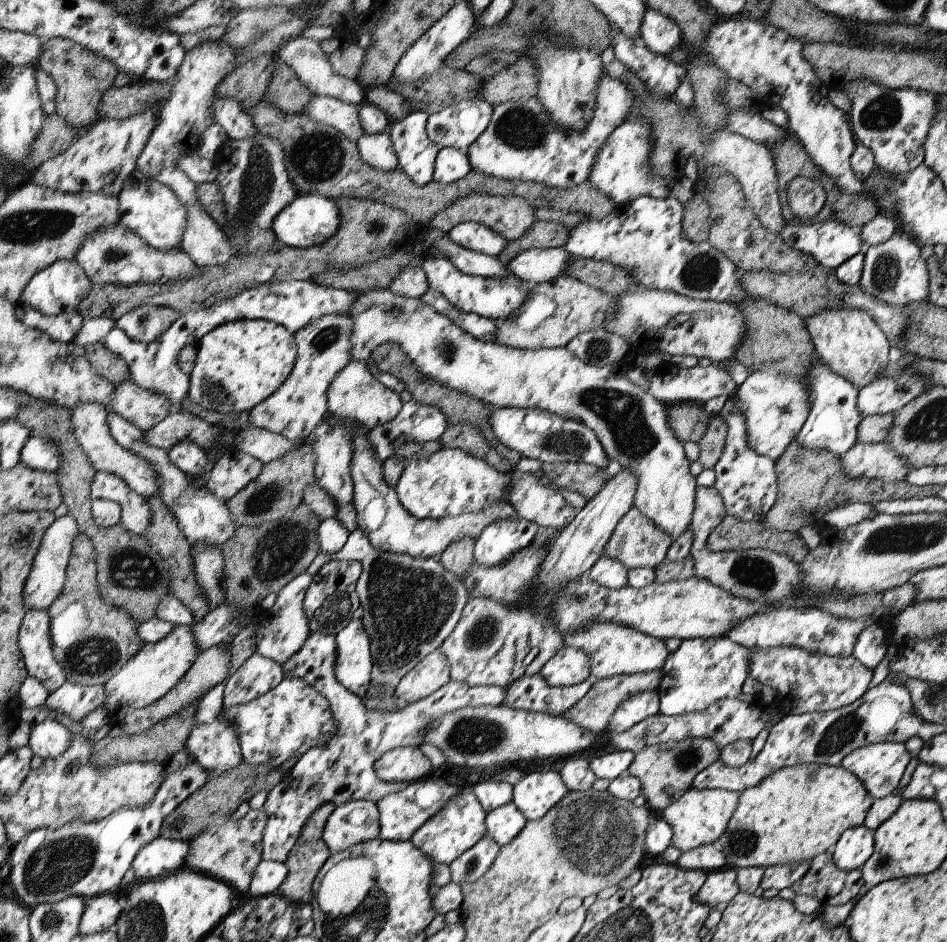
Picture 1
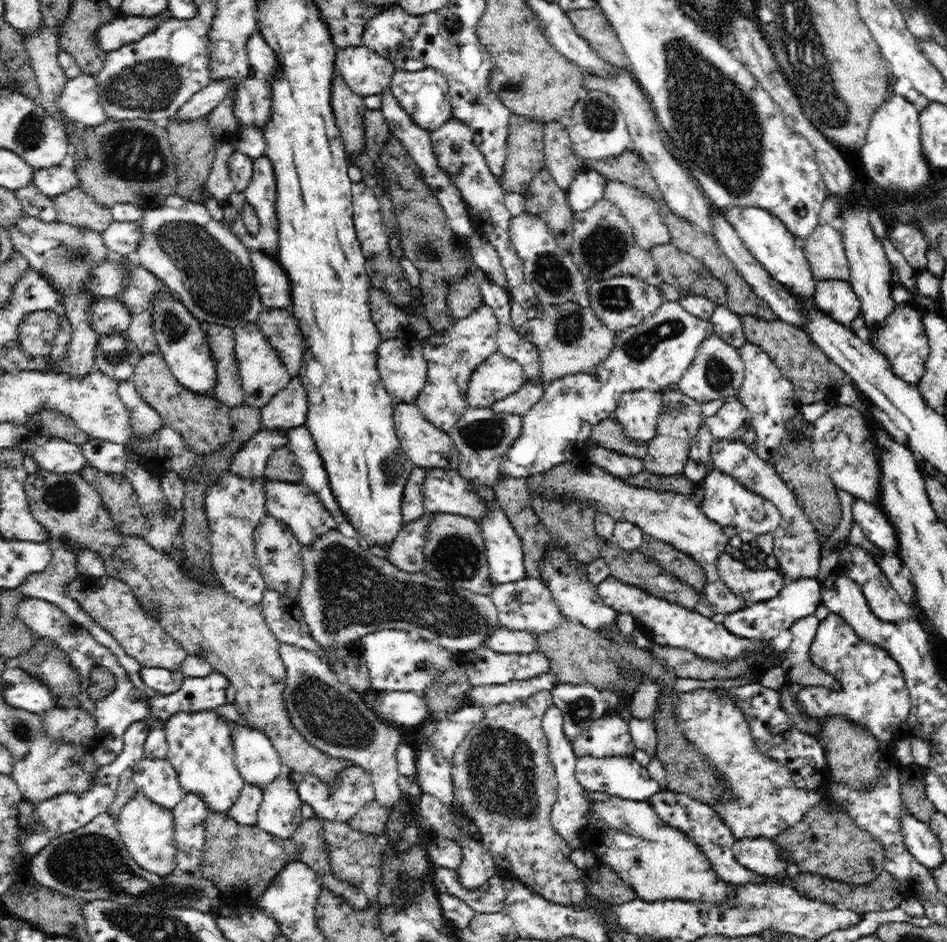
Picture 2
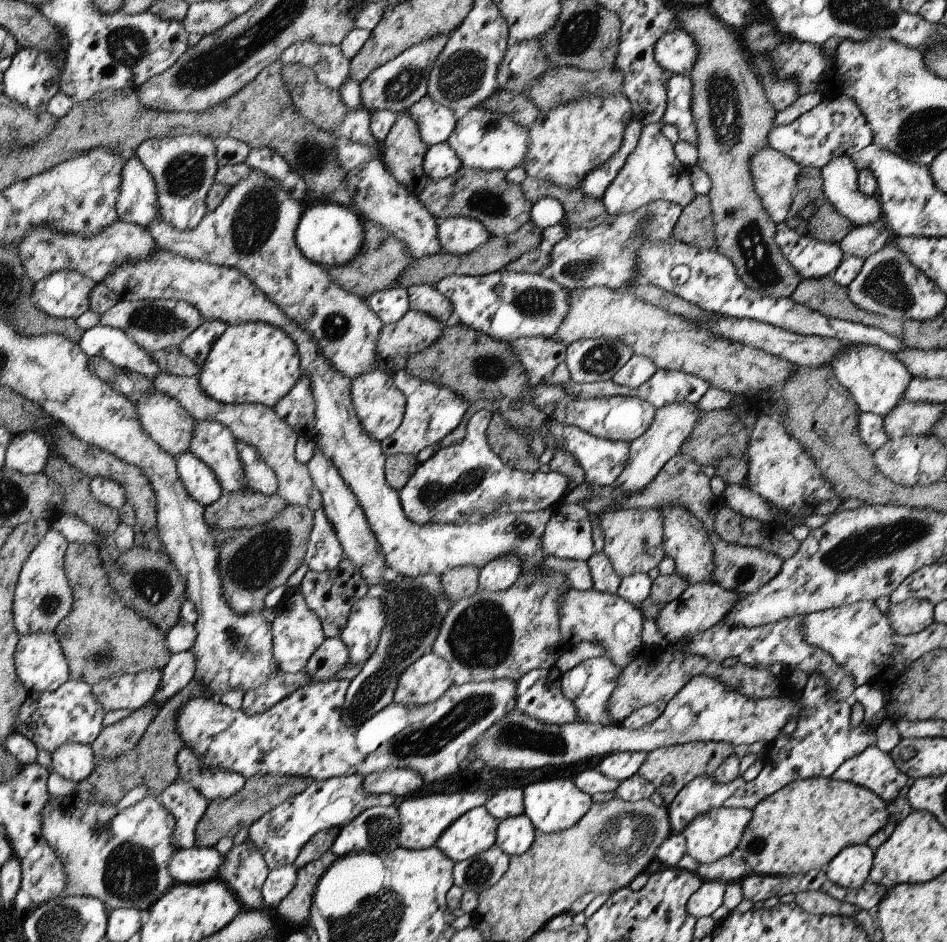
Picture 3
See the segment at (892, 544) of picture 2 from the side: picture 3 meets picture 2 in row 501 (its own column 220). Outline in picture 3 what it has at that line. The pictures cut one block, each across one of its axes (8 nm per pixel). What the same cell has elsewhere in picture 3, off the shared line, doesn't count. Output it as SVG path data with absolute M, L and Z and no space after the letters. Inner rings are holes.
M215 847L178 849L170 858L168 870L175 883L207 882L217 877L224 859Z

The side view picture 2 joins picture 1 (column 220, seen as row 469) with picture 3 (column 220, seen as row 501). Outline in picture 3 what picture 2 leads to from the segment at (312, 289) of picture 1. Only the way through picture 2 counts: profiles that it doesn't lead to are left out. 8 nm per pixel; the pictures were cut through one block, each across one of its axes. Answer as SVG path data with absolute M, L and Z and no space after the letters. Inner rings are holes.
M202 318L200 326L178 346L182 356L196 362L199 369L198 374L202 372L202 366L204 366L212 346L222 336L225 328L226 324L220 320Z

